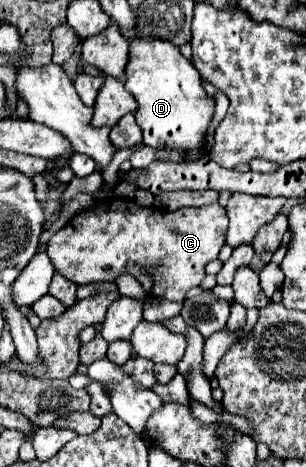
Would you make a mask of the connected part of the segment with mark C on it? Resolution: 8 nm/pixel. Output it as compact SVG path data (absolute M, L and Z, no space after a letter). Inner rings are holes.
M112 197L110 200L96 202L88 210L72 216L68 224L50 238L46 252L56 270L74 284L116 280L120 274L128 272L140 280L148 296L182 302L186 292L198 286L206 276L204 266L210 260L218 258L218 252L224 246L226 228L226 210L217 203L202 208L180 208L176 212L162 212L158 208L142 208L134 200Z

